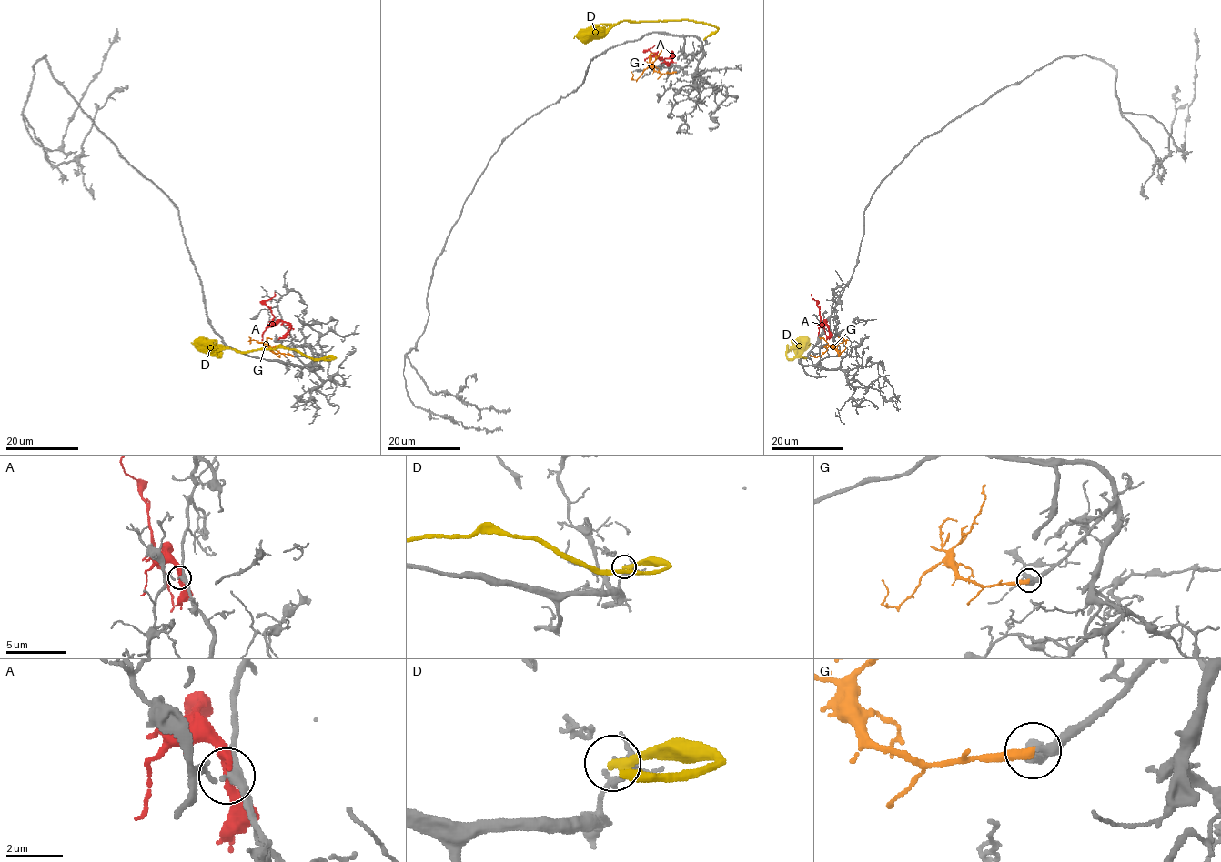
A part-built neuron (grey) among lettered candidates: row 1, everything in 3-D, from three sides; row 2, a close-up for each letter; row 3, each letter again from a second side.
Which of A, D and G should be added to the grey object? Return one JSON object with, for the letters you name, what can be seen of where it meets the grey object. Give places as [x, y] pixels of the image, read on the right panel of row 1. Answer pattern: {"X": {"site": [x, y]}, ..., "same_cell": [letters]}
{"G": {"site": [838, 355]}, "same_cell": ["G"]}

